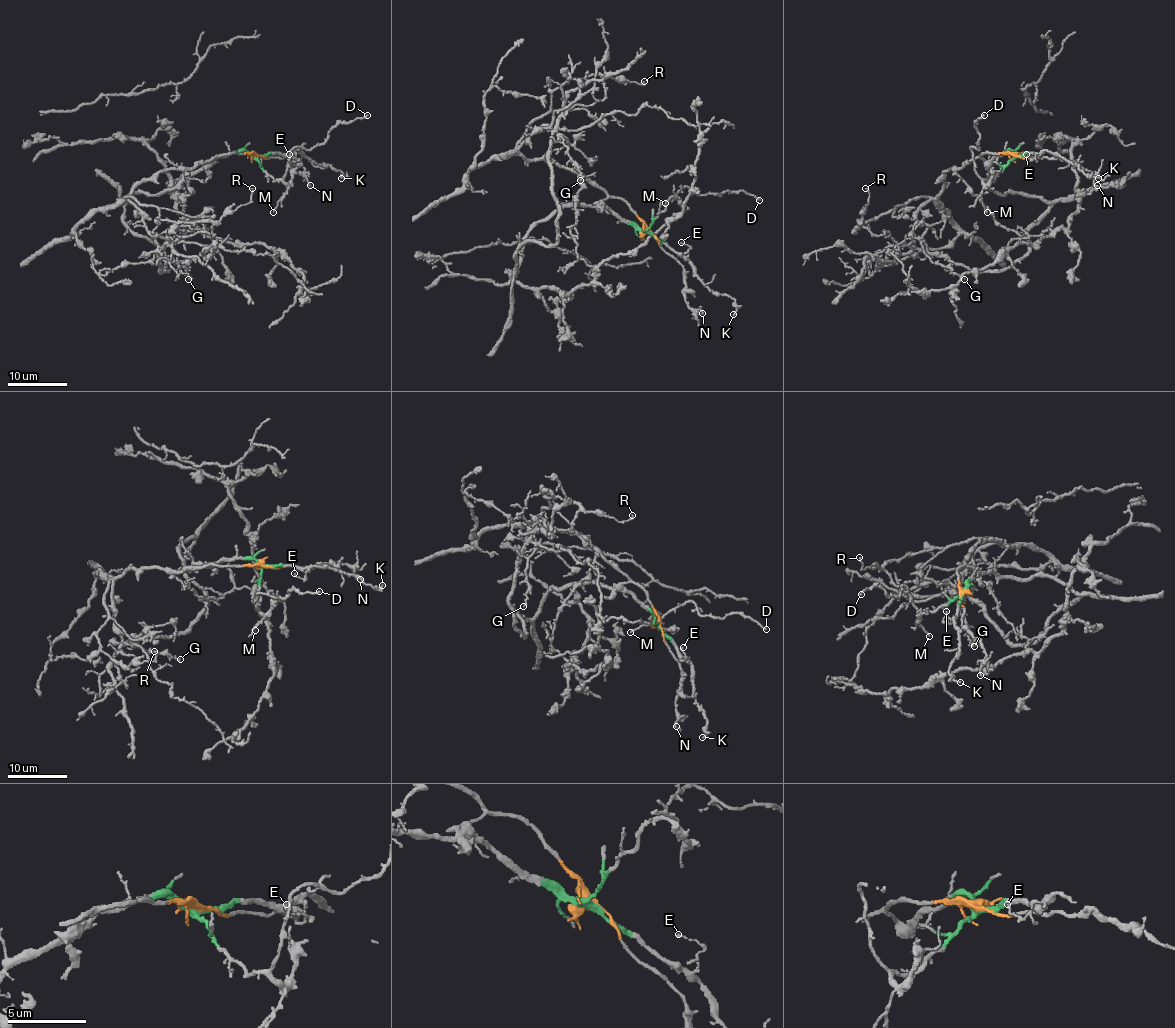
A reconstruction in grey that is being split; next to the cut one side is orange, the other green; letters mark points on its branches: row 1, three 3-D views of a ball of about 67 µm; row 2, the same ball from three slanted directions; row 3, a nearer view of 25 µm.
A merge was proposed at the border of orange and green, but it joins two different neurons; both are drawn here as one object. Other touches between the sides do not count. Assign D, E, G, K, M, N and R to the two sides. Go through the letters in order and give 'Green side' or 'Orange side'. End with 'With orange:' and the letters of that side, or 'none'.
D: Green side
E: Green side
G: Orange side
K: Green side
M: Green side
N: Orange side
R: Orange side
With orange: G, N, R

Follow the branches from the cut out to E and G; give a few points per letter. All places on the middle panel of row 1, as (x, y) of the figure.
E: (646, 231), (686, 255), (689, 248), (680, 242)
G: (646, 231), (622, 200), (548, 160), (527, 160), (518, 147), (533, 132), (551, 129), (563, 139), (581, 181)

